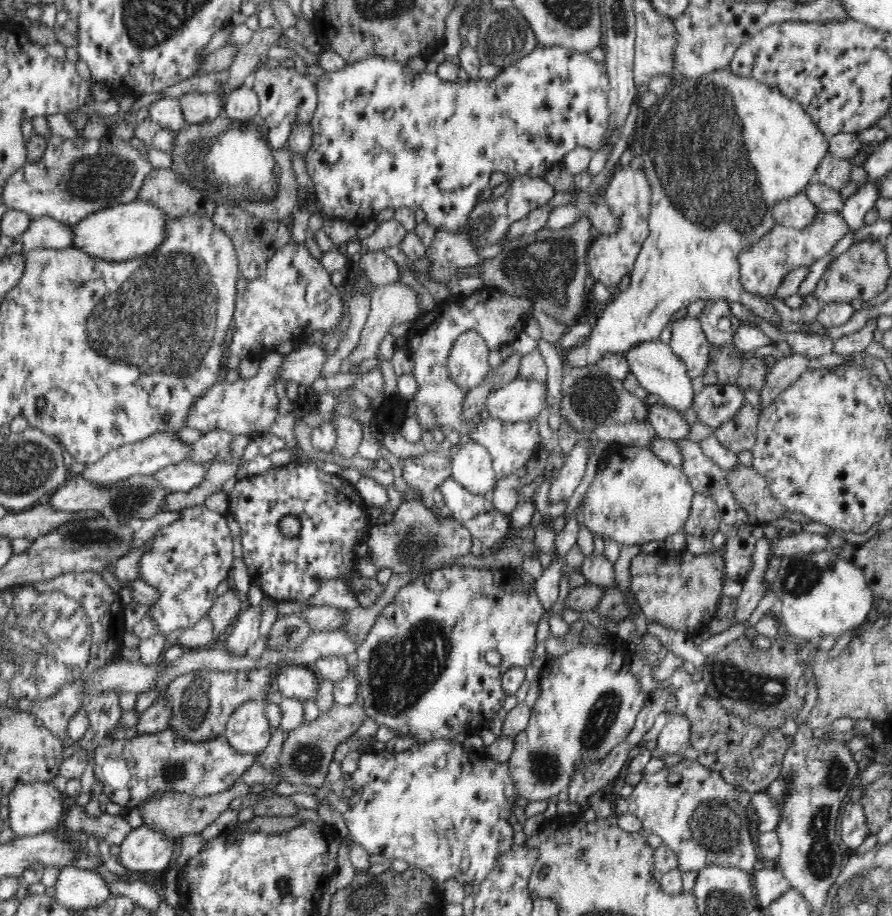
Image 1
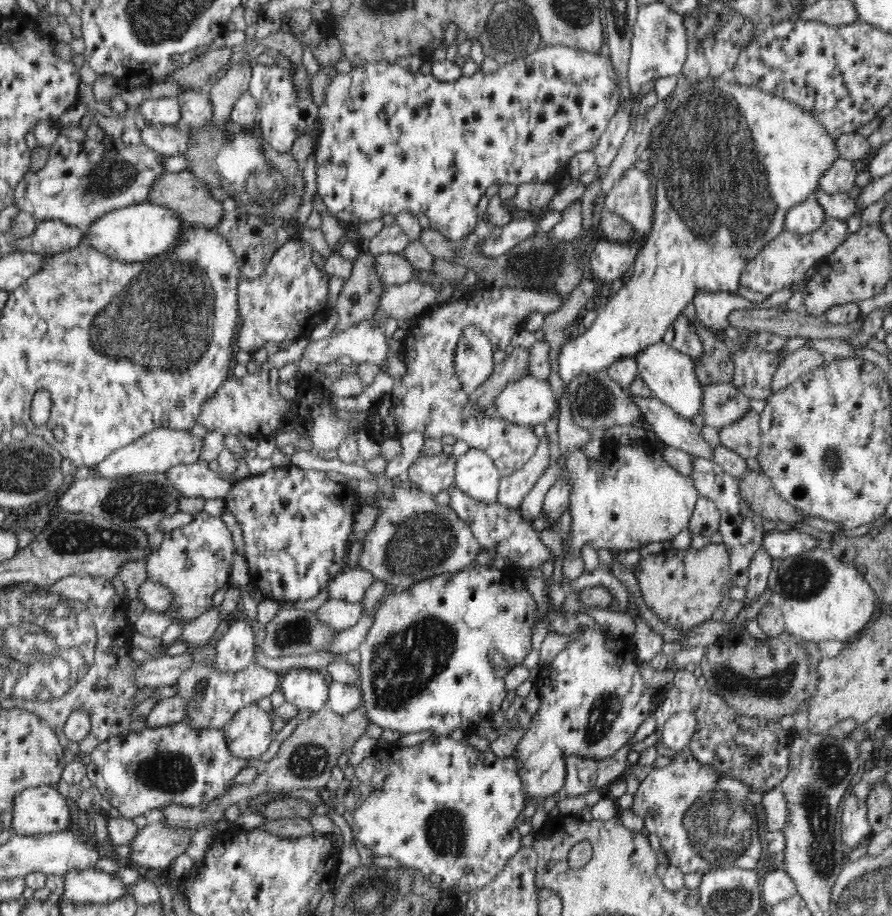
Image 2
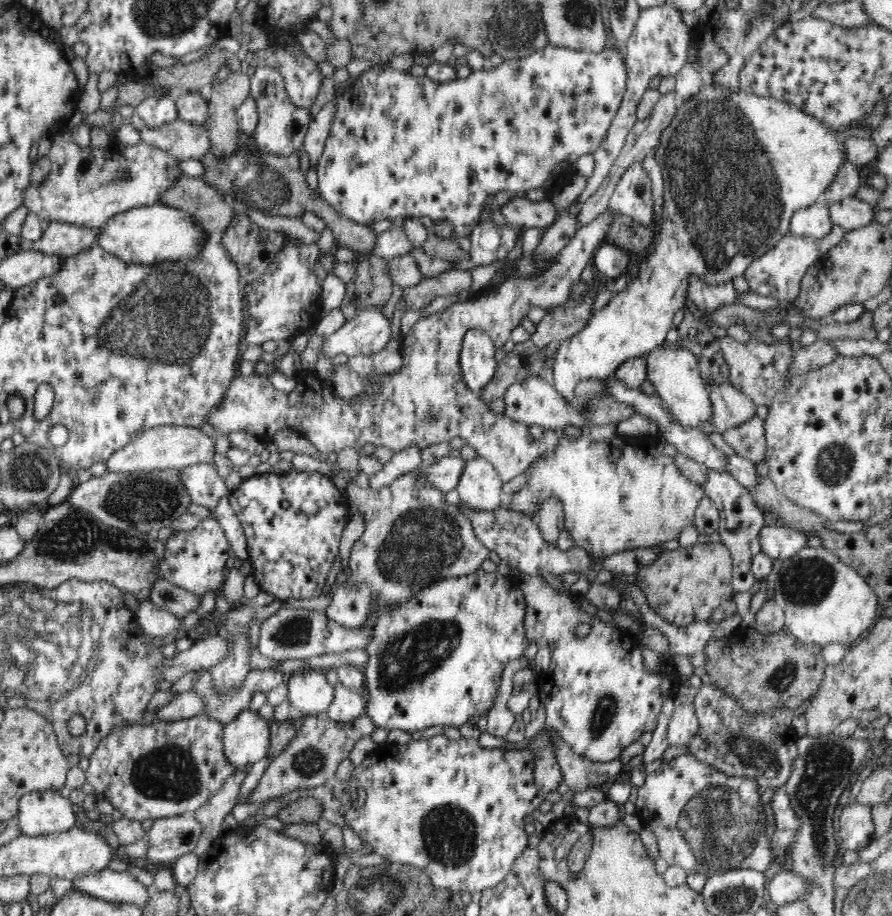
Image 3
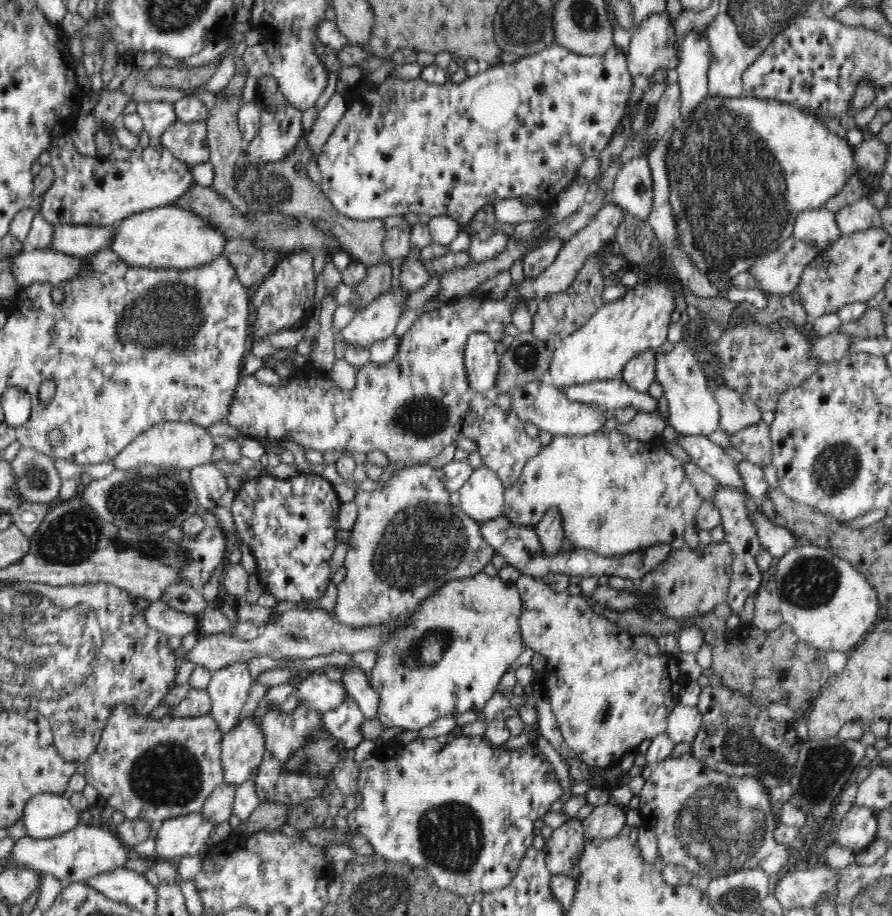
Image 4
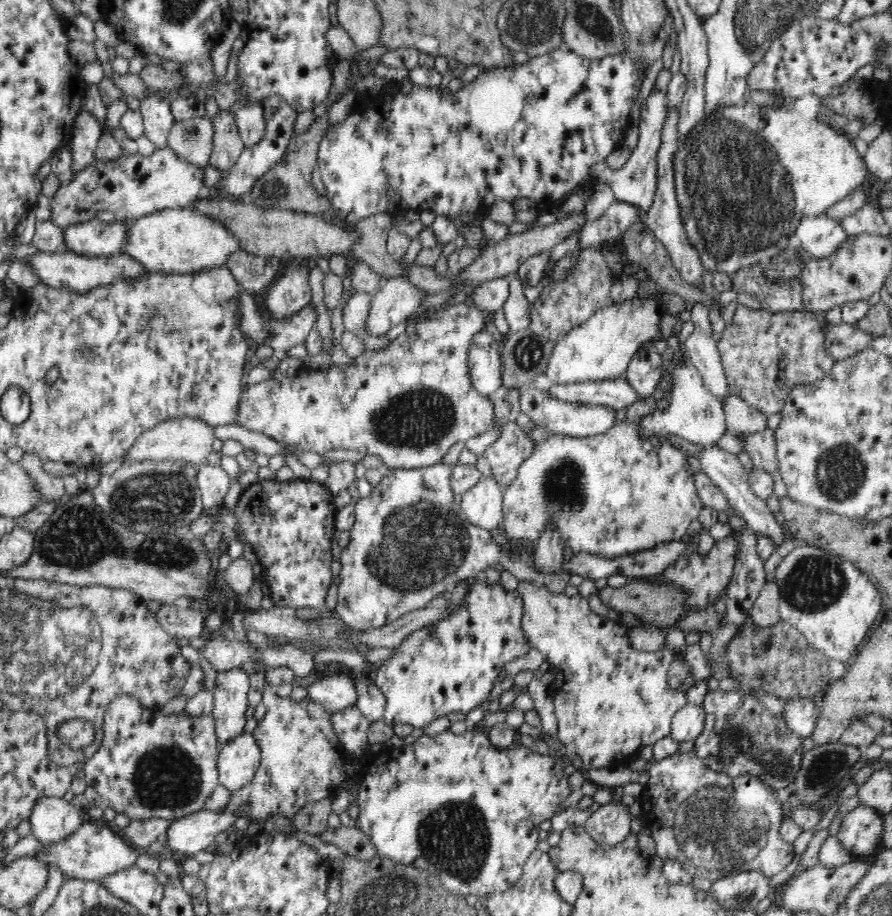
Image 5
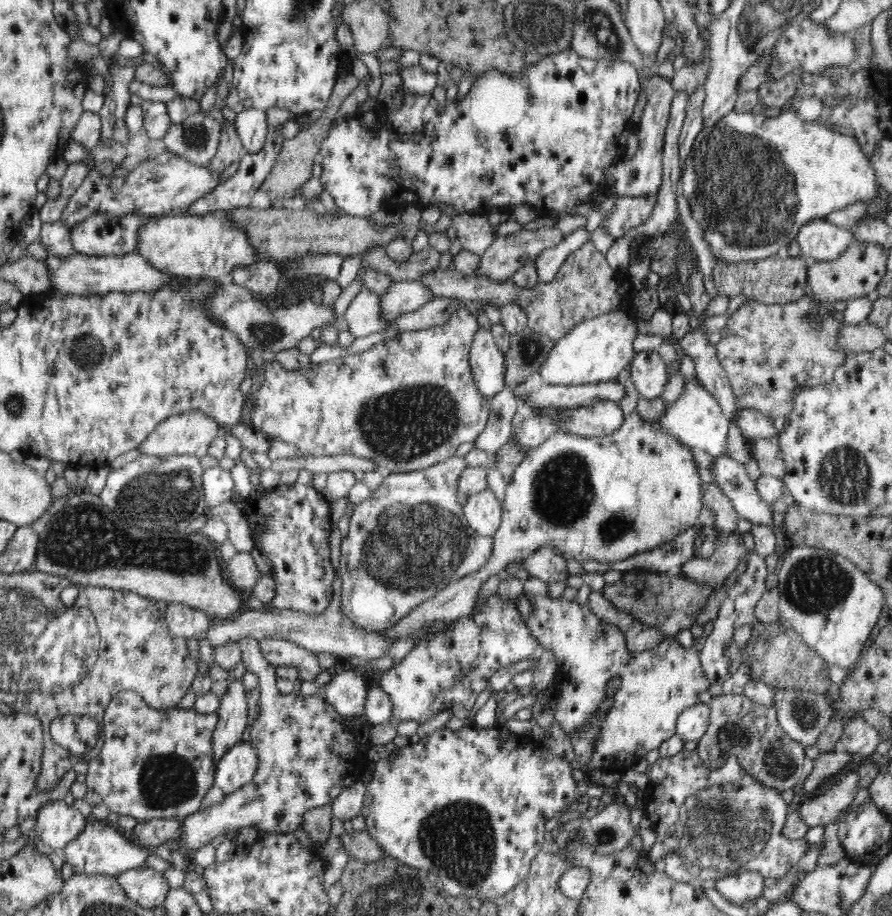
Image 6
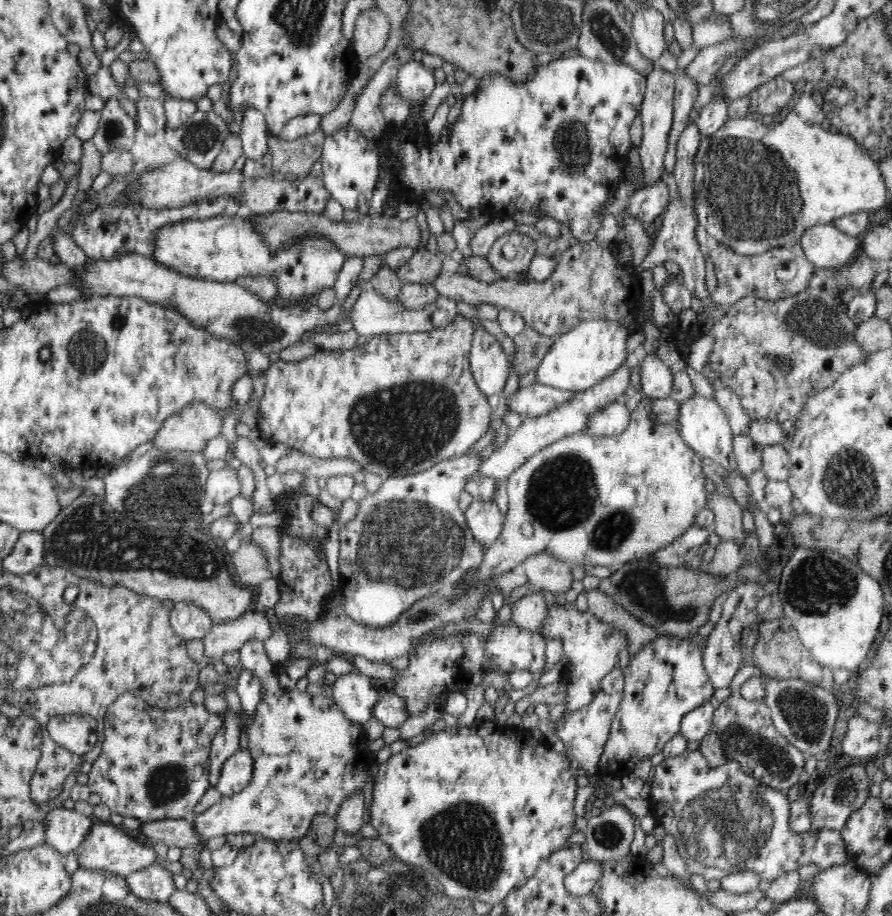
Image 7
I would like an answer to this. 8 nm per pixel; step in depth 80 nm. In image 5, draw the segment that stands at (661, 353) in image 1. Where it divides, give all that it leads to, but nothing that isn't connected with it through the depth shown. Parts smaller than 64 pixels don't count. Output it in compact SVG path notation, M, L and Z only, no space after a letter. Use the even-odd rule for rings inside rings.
M690 321L684 322L678 335L679 348L684 353L686 360L684 365L680 365L677 360L673 359L675 367L671 372L670 407L665 411L657 409L656 414L642 418L639 432L641 438L673 435L700 447L716 447L721 436L727 432L724 406L723 402L716 399L707 389L702 375L685 352L684 342L694 330L692 323Z

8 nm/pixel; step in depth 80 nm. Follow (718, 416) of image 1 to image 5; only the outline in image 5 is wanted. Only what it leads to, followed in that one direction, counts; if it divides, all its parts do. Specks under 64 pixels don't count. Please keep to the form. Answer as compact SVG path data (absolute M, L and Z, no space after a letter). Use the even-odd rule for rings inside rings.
M731 391L722 402L728 432L744 436L763 432L767 428L767 417Z

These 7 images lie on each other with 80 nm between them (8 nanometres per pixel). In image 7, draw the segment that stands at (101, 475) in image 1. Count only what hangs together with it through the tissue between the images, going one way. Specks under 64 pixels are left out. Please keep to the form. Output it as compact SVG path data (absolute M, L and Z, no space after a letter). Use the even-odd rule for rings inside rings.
M190 403L163 422L152 440L154 448L165 452L203 452L206 444L221 434L223 418L223 414L207 404Z

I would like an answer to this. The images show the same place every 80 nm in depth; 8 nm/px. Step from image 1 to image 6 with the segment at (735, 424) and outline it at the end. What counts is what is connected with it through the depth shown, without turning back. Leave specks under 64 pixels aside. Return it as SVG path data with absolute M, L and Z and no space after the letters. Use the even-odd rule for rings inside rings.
M778 436L754 440L754 455L762 474L782 479L786 475L786 464L779 446Z

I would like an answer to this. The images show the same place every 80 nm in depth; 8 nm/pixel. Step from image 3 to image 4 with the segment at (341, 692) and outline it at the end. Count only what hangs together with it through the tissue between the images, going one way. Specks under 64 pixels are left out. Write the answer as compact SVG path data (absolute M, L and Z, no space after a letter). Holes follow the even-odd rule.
M347 694L338 708L323 712L321 715L325 728L343 744L347 752L353 754L354 748L364 740L360 726L365 716L356 701Z

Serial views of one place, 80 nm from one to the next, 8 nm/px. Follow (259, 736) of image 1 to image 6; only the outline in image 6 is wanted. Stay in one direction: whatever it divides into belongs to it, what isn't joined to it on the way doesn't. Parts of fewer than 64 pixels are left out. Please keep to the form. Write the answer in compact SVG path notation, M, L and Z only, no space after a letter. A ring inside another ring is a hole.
M238 742L216 763L215 785L225 794L252 782L258 766L258 757L249 742Z

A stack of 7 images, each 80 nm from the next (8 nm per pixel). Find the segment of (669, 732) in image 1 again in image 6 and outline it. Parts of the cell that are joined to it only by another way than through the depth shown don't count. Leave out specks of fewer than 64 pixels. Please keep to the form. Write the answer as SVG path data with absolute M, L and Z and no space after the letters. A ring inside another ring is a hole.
M698 702L682 710L676 720L676 735L683 742L698 742L706 732L710 722L710 707Z

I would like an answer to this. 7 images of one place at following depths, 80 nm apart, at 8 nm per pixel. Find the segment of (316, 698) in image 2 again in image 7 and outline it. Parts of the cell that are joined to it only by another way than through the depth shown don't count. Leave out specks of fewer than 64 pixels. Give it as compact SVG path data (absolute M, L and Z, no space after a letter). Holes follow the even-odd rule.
M360 673L337 676L329 694L352 722L363 725L372 718L372 708L380 700L381 692L376 682L372 684L372 677Z

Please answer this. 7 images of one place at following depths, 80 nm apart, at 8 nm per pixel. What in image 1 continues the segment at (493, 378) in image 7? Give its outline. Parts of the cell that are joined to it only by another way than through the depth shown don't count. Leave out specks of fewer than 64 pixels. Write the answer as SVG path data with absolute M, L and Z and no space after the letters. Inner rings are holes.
M474 329L462 333L454 342L446 365L452 381L467 393L485 381L489 370L488 346L484 338Z

